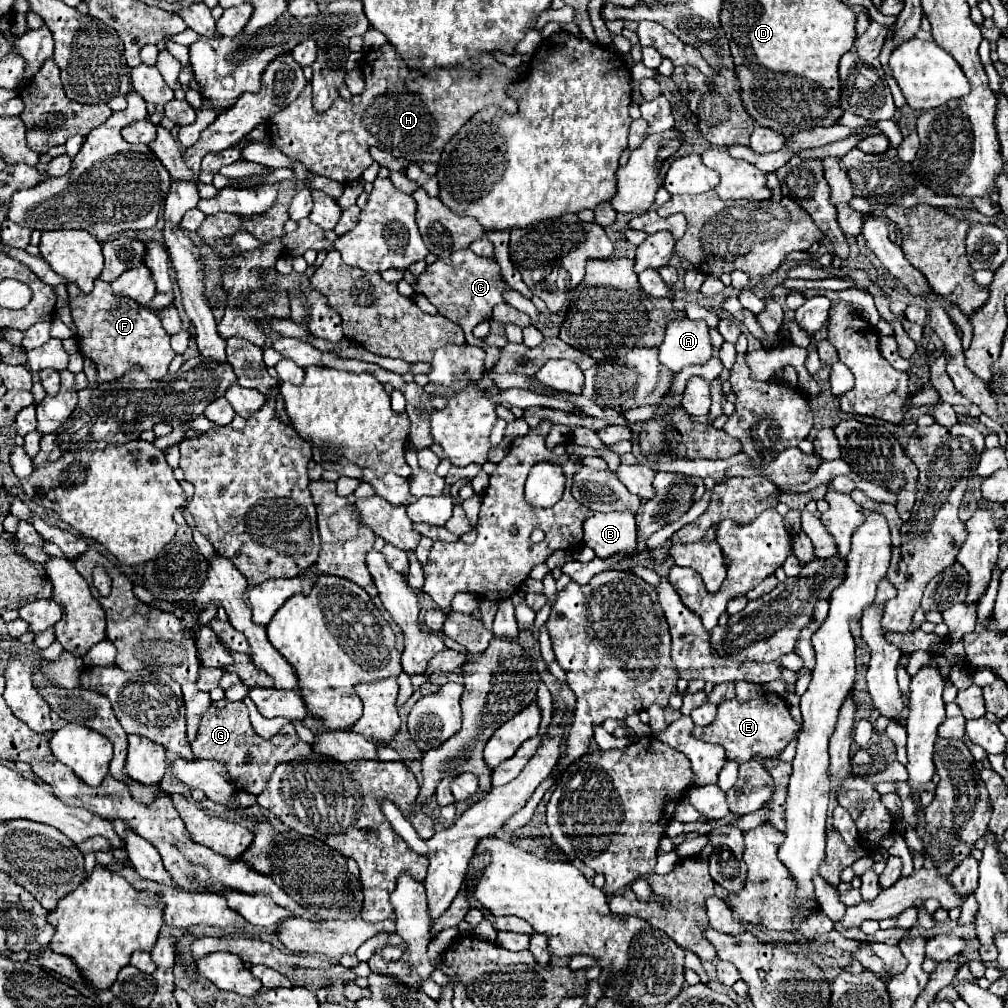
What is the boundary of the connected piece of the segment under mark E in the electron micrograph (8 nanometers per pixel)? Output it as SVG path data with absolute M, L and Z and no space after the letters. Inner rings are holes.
M763 695L747 703L739 703L737 699L721 703L717 711L717 719L709 727L695 727L693 735L701 741L721 745L727 753L727 759L733 759L739 765L749 759L755 759L757 755L763 757L763 767L769 771L769 775L773 775L773 781L775 781L775 793L769 799L769 805L767 805L769 817L765 823L785 833L785 787L789 783L789 763L783 763L777 757L800 729L801 726L793 720L781 697Z

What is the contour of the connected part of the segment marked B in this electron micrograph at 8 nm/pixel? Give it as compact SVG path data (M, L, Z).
M629 511L623 513L595 513L585 521L585 545L595 551L599 559L609 559L615 555L635 555L637 553L637 527Z

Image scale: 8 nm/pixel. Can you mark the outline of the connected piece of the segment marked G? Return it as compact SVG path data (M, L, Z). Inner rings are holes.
M221 699L217 703L211 703L205 711L197 737L191 743L195 759L215 759L221 761L227 767L227 773L235 787L241 787L241 791L259 795L271 777L273 769L283 761L293 761L297 757L305 757L311 753L311 745L303 743L299 735L295 733L293 725L287 723L271 741L261 739L249 721L249 713L243 701L227 701Z

